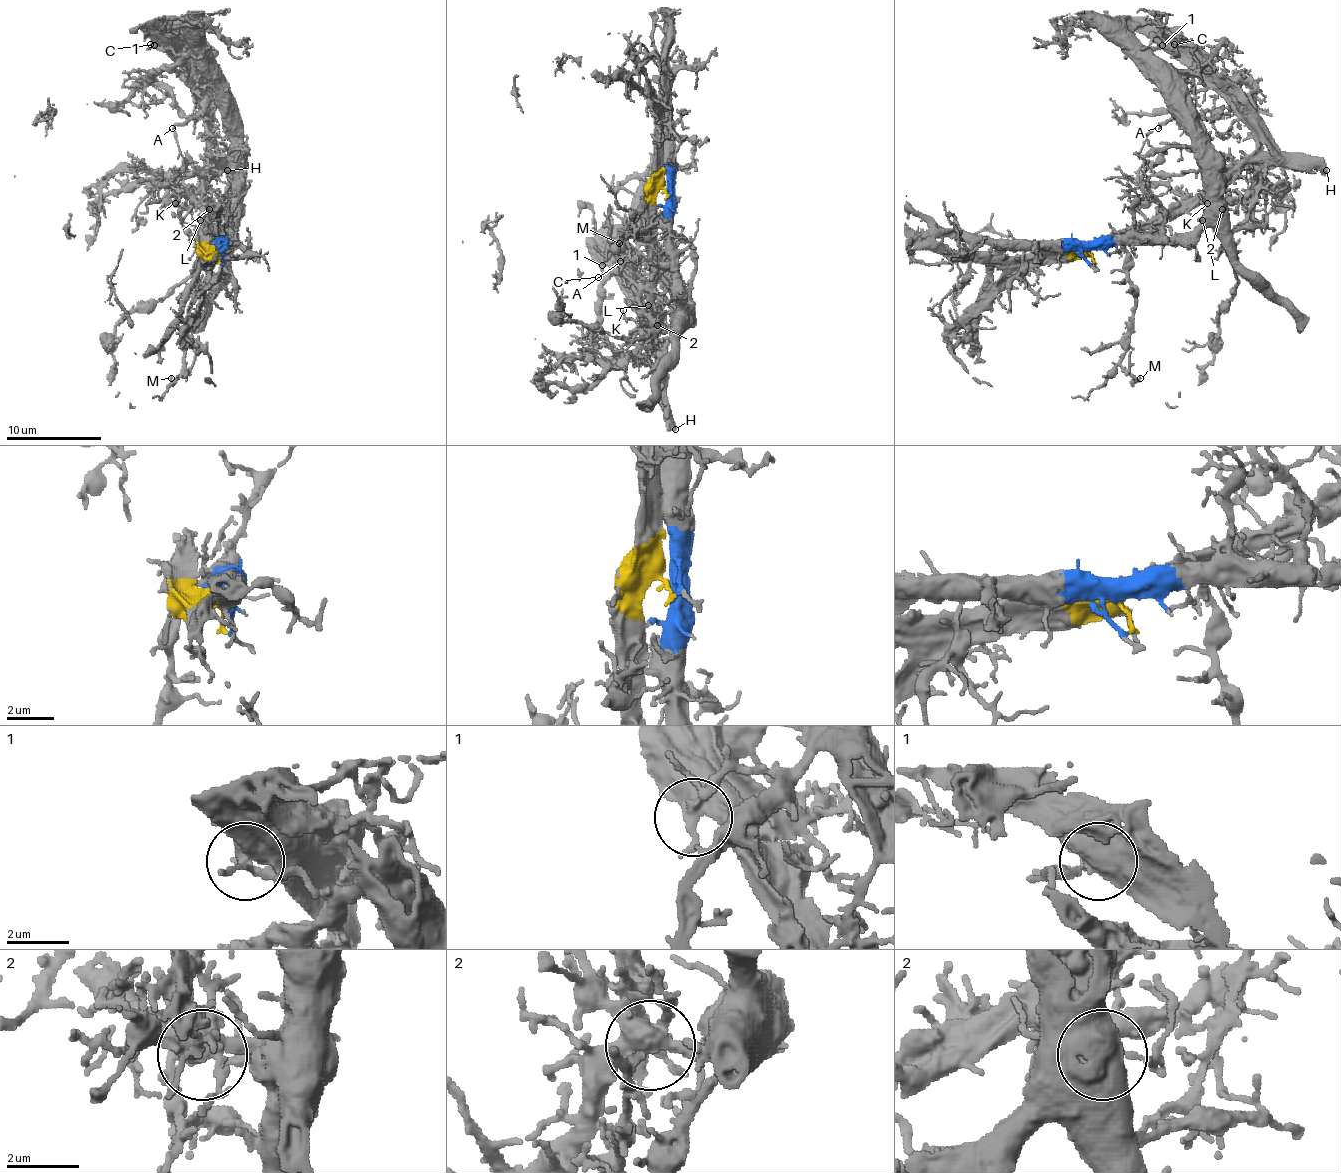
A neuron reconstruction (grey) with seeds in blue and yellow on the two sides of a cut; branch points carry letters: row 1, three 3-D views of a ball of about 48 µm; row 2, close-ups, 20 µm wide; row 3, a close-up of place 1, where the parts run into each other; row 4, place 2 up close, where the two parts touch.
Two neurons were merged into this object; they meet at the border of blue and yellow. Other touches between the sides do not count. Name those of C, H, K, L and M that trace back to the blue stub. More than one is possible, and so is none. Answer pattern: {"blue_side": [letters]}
{"blue_side": ["C", "K", "M"]}

